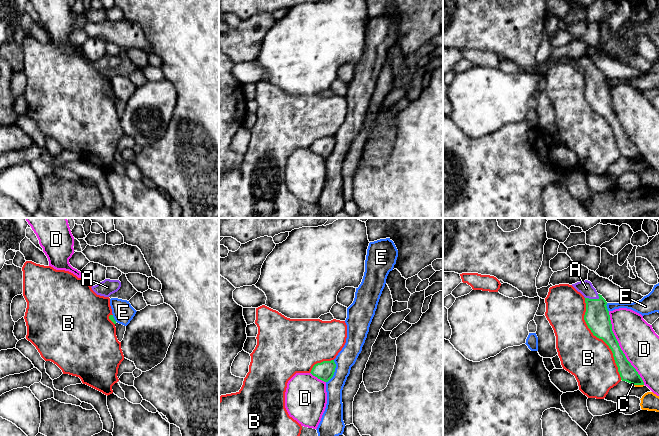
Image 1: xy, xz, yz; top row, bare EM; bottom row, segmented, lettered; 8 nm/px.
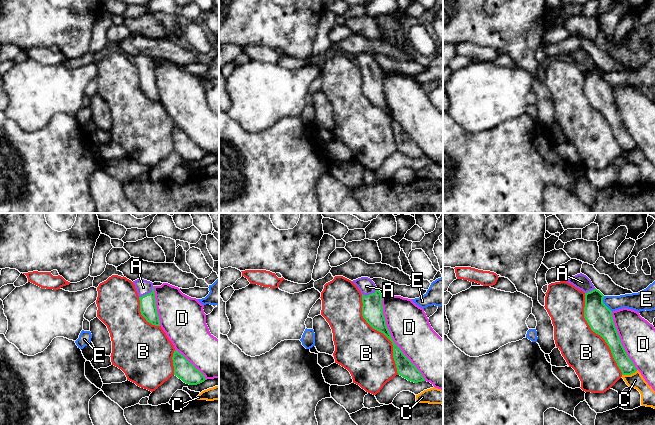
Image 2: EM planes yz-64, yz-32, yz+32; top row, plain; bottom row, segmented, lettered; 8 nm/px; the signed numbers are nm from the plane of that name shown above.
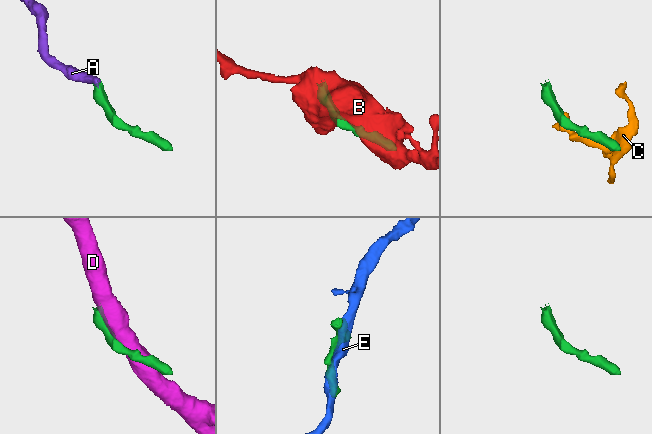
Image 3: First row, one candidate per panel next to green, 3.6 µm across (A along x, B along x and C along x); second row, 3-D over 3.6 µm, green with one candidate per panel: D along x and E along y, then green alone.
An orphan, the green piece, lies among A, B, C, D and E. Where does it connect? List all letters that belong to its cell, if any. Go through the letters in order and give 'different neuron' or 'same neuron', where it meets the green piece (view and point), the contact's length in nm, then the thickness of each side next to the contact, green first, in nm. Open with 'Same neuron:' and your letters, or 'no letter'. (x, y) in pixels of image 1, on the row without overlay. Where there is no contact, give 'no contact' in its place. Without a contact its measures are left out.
Same neuron: A
A: same neuron; contact yz (592, 75); length 130 nm; calibres 200 and 120 nm
B: different neuron; contact yz (599, 114); length 750 nm; calibres 200 and 360 nm
C: different neuron; contact yz (638, 160); length 100 nm; calibres 140 and 20 nm
D: different neuron; contact yz (620, 124); length 650 nm; calibres 180 and 300 nm
E: different neuron; contact xz (334, 147); length 200 nm; calibres 150 and 160 nm

